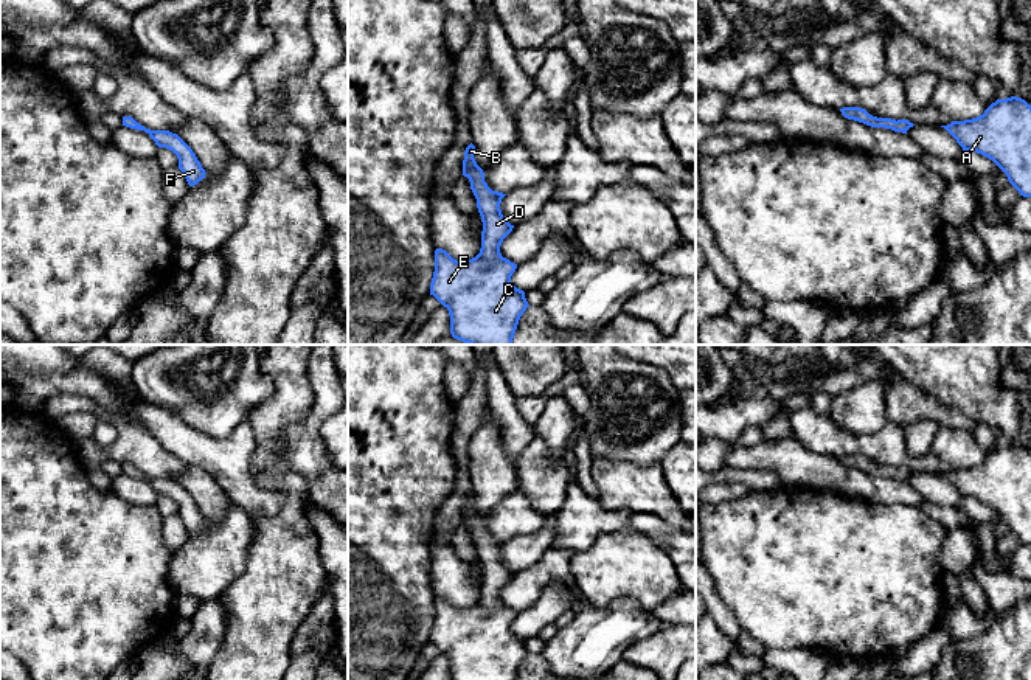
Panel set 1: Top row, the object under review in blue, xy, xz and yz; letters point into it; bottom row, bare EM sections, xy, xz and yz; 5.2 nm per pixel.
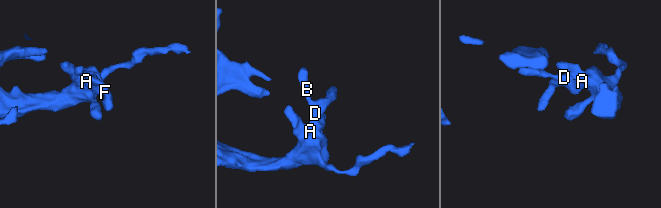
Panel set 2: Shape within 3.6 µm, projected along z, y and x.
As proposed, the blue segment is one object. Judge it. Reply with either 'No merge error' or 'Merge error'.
No merge error

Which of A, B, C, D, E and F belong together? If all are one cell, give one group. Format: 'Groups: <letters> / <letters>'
Groups: A B C D E F

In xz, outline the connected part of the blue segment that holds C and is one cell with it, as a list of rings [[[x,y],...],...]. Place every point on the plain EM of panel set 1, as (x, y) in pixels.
[[[470,491],[464,498],[463,523],[470,529],[481,564],[481,596],[466,609],[456,609],[436,596],[430,643],[449,658],[450,680],[516,680],[529,652],[525,640],[511,630],[517,612],[500,601],[514,573],[500,557],[506,542],[488,534],[474,503],[475,494]]]

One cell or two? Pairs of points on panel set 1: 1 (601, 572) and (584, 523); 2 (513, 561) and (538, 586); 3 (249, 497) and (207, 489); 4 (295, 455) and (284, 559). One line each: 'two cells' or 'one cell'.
1: two cells
2: two cells
3: two cells
4: two cells

